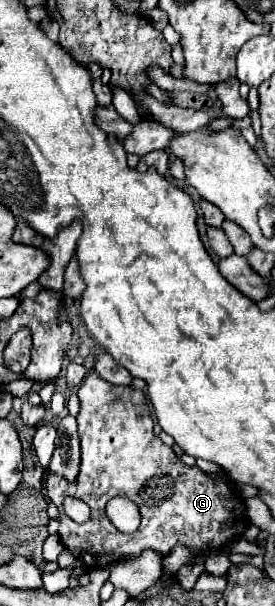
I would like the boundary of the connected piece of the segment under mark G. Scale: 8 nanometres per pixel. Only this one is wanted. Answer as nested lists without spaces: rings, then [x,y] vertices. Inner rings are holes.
[[[91,371],[79,387],[79,401],[81,411],[77,415],[77,425],[81,435],[81,475],[77,477],[77,485],[69,485],[59,475],[47,471],[47,495],[57,505],[63,519],[67,517],[63,511],[65,497],[77,497],[91,507],[91,519],[85,523],[85,527],[77,525],[77,535],[59,535],[63,545],[73,553],[75,559],[95,569],[101,565],[109,565],[125,555],[139,555],[143,549],[155,549],[161,555],[167,555],[175,543],[183,543],[193,551],[193,555],[201,555],[207,553],[209,549],[221,549],[229,541],[233,541],[233,537],[243,535],[245,527],[249,525],[243,499],[241,501],[237,499],[237,493],[235,489],[231,491],[229,483],[225,481],[217,483],[199,467],[187,467],[173,453],[173,449],[167,447],[153,433],[155,419],[151,417],[151,407],[143,391],[123,385],[111,385],[105,379],[101,379],[95,371]],[[113,497],[129,497],[139,505],[141,527],[135,533],[131,535],[121,533],[105,515],[105,505]]]

